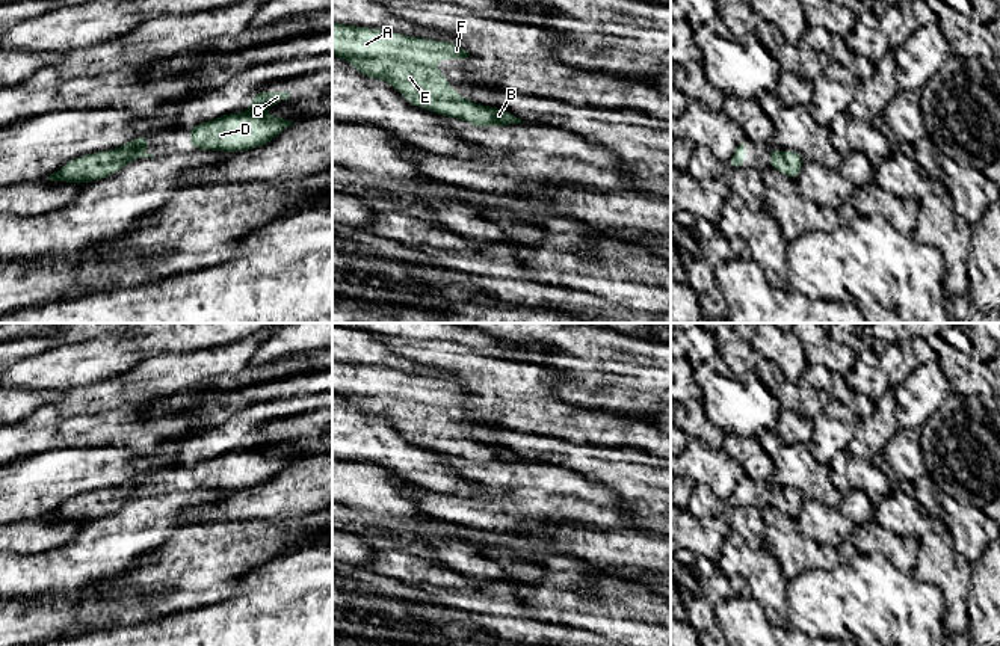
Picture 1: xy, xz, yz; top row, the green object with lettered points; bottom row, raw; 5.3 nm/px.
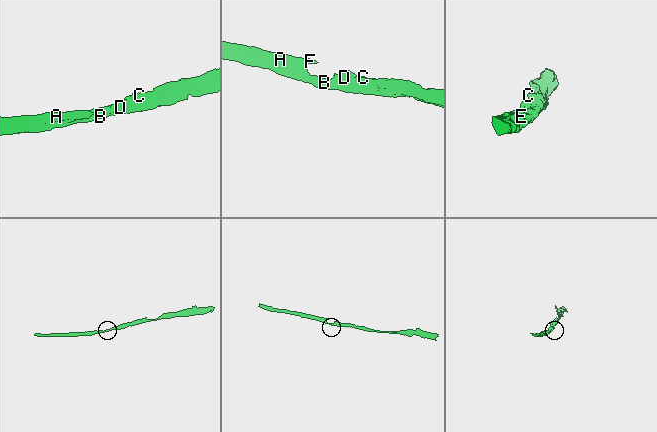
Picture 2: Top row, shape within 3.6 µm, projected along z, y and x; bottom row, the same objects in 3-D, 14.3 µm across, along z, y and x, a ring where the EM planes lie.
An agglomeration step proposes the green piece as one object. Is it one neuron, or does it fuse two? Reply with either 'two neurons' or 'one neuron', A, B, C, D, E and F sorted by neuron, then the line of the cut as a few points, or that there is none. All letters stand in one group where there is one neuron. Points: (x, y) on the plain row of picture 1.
one neuron; groups A B C D E F; cut none

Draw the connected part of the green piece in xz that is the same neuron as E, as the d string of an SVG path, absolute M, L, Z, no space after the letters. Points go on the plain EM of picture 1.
M332 359L332 392L372 418L388 420L408 441L437 453L482 466L523 460L505 447L465 438L432 403L468 395L461 382Z

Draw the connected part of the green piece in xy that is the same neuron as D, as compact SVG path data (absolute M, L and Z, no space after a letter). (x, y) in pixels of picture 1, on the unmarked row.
M257 429L246 451L227 451L189 466L189 481L195 488L225 491L260 486L295 460L261 451L289 436L289 430Z

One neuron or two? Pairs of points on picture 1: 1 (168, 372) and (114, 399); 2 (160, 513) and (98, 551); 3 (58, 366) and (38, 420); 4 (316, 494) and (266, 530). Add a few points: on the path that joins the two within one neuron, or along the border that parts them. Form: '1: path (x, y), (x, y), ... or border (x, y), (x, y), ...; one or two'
1: path (154, 378), (127, 388); one
2: path (145, 515), (139, 516), (114, 542); one
3: border (97, 379), (74, 385), (64, 393); two
4: border (316, 510), (293, 518), (245, 519); two

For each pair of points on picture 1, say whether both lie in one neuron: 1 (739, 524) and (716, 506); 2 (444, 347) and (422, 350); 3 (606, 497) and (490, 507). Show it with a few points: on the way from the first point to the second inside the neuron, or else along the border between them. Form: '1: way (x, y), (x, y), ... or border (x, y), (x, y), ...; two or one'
1: way (733, 518), (722, 509); one
2: way (438, 350), (428, 350); one
3: way (577, 497), (518, 497); one

